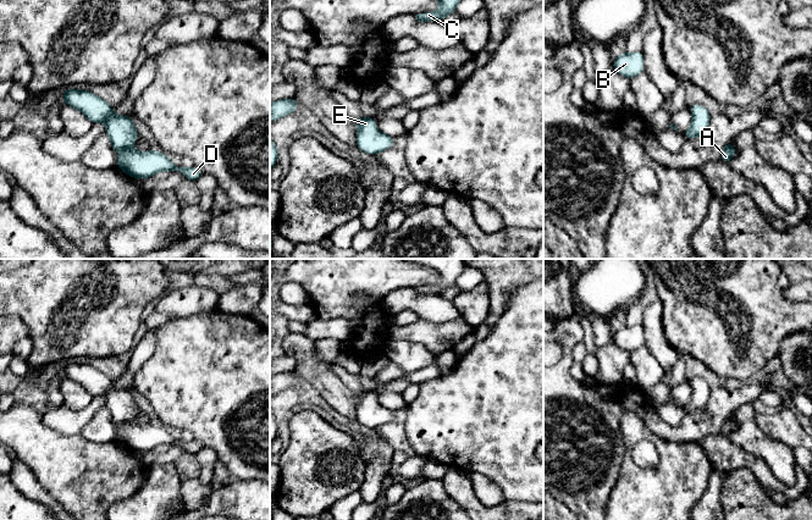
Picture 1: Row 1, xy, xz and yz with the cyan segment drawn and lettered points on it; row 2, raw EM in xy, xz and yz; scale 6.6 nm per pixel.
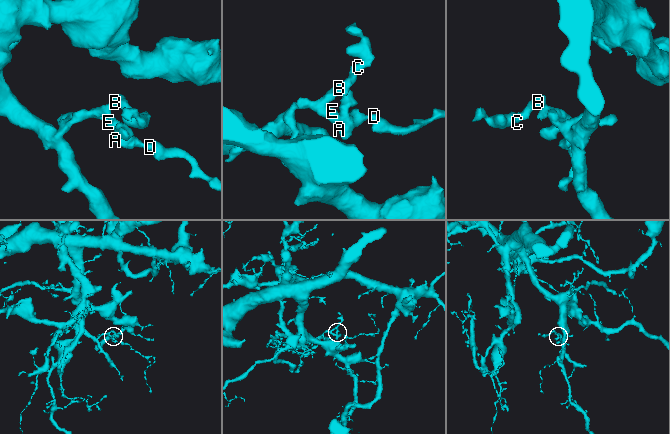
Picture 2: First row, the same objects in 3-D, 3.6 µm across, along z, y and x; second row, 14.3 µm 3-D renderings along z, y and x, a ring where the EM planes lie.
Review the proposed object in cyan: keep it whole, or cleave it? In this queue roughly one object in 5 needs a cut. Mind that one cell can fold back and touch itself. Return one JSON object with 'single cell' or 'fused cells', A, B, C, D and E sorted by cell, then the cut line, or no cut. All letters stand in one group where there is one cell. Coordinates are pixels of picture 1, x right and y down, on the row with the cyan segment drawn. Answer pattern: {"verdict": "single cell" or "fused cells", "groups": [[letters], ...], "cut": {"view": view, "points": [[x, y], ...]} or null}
{"verdict": "single cell", "groups": [["A", "B", "C", "D", "E"]], "cut": null}

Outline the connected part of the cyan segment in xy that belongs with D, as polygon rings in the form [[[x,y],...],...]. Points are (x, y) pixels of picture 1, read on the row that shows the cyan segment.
[[[67,88],[63,90],[62,101],[74,109],[78,109],[93,123],[105,122],[112,149],[116,153],[122,151],[121,159],[116,157],[117,167],[133,178],[148,178],[162,171],[179,171],[192,183],[204,172],[197,167],[182,167],[173,165],[162,151],[136,151],[132,145],[138,139],[138,132],[131,116],[117,116],[112,107],[101,98],[85,89],[74,90]]]

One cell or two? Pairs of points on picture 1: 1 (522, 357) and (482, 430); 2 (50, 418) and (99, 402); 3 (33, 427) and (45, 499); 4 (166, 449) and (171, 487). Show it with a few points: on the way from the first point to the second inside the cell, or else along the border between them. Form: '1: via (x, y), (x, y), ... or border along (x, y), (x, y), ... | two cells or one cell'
1: via (522, 375), (522, 380), (491, 411) | one cell
2: via (62, 418), (82, 418), (87, 413) | one cell
3: border along (26, 465), (38, 483), (61, 507) | two cells
4: border along (174, 463), (153, 463), (148, 465) | two cells

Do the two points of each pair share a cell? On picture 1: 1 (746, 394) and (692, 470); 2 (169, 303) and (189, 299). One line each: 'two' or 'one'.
1: two
2: one

